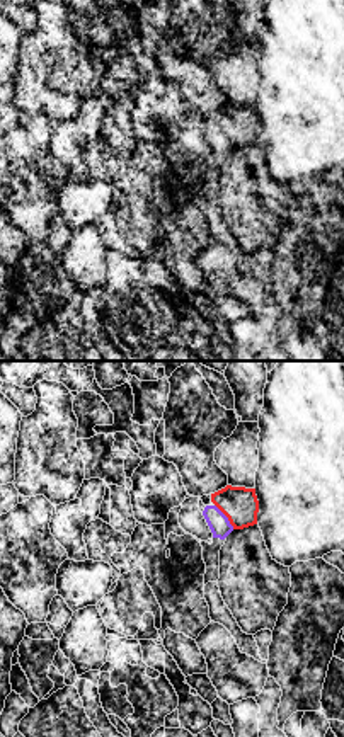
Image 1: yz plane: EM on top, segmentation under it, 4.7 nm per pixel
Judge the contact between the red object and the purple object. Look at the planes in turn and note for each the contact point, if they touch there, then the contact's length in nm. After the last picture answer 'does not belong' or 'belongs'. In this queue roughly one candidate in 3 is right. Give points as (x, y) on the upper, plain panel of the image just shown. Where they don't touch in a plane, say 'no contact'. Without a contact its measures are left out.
(225, 133) | 150 nm

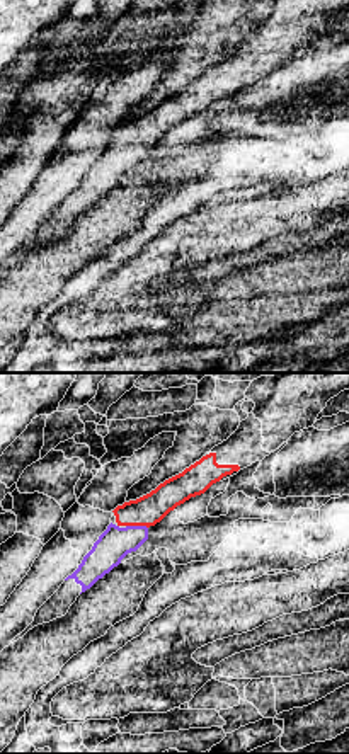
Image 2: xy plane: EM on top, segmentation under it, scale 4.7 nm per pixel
(137, 143) | 110 nm

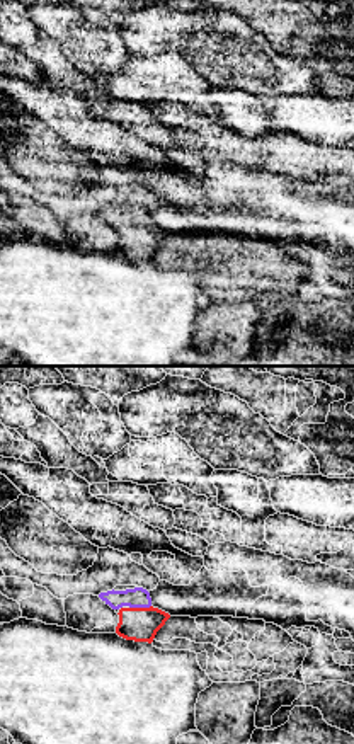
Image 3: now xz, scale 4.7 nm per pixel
(140, 227) | 110 nm

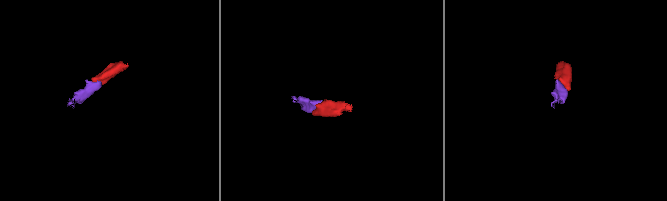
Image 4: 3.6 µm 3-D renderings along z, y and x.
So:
belongs

